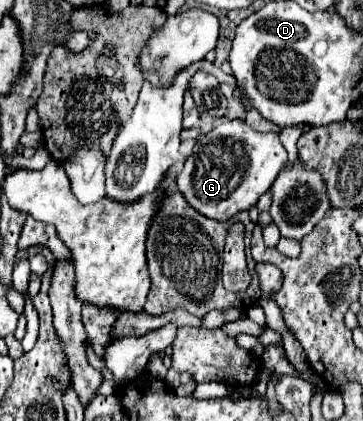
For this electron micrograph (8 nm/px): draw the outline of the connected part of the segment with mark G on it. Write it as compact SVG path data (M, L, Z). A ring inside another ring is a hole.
M227 119L217 123L211 133L201 135L177 177L177 187L187 203L215 221L227 221L241 211L257 205L259 197L269 191L277 173L287 163L277 133L257 133L245 121Z

